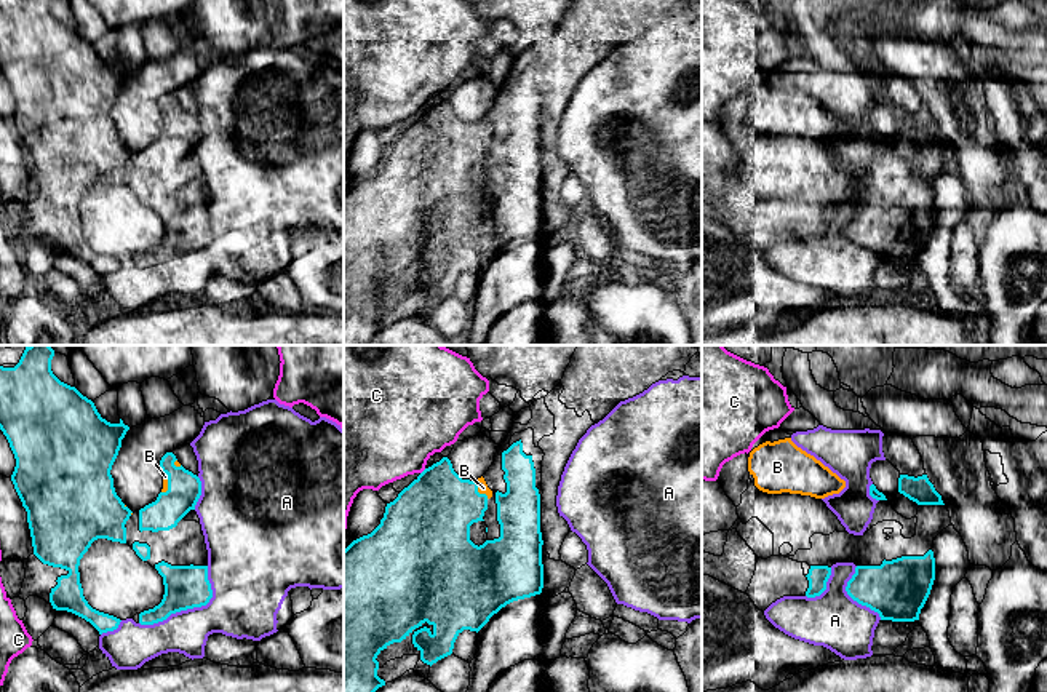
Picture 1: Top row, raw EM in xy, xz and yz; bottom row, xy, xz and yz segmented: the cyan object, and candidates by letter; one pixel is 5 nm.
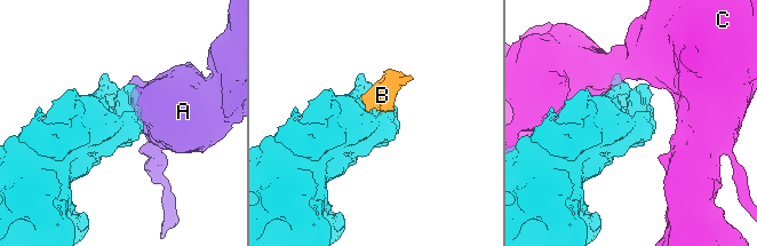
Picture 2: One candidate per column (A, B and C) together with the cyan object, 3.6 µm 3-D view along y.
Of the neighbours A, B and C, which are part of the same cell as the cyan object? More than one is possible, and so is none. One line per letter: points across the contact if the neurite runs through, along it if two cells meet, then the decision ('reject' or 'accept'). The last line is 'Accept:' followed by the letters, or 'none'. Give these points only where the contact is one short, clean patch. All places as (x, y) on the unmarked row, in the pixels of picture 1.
A: reject
B: accept
C: reject
Accept: B

